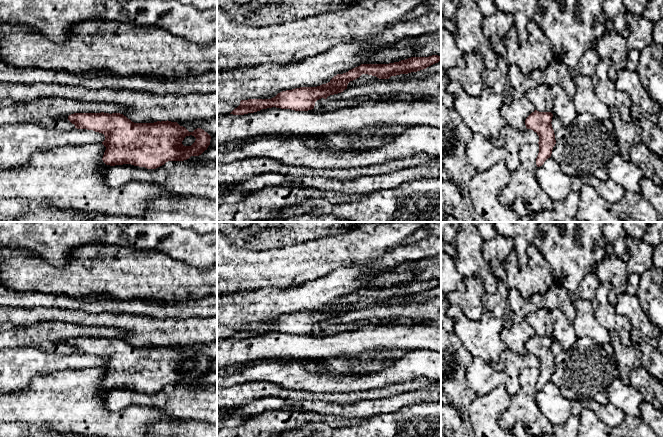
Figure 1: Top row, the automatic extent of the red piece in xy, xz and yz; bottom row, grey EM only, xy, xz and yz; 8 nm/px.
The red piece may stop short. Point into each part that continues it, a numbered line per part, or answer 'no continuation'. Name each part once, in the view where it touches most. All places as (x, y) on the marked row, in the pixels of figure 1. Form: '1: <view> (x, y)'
no continuation

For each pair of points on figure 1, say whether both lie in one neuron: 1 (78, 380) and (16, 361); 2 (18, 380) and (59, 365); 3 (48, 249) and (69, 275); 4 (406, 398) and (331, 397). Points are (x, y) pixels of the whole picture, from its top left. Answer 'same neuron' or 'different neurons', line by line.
1: different neurons
2: same neuron
3: different neurons
4: different neurons

